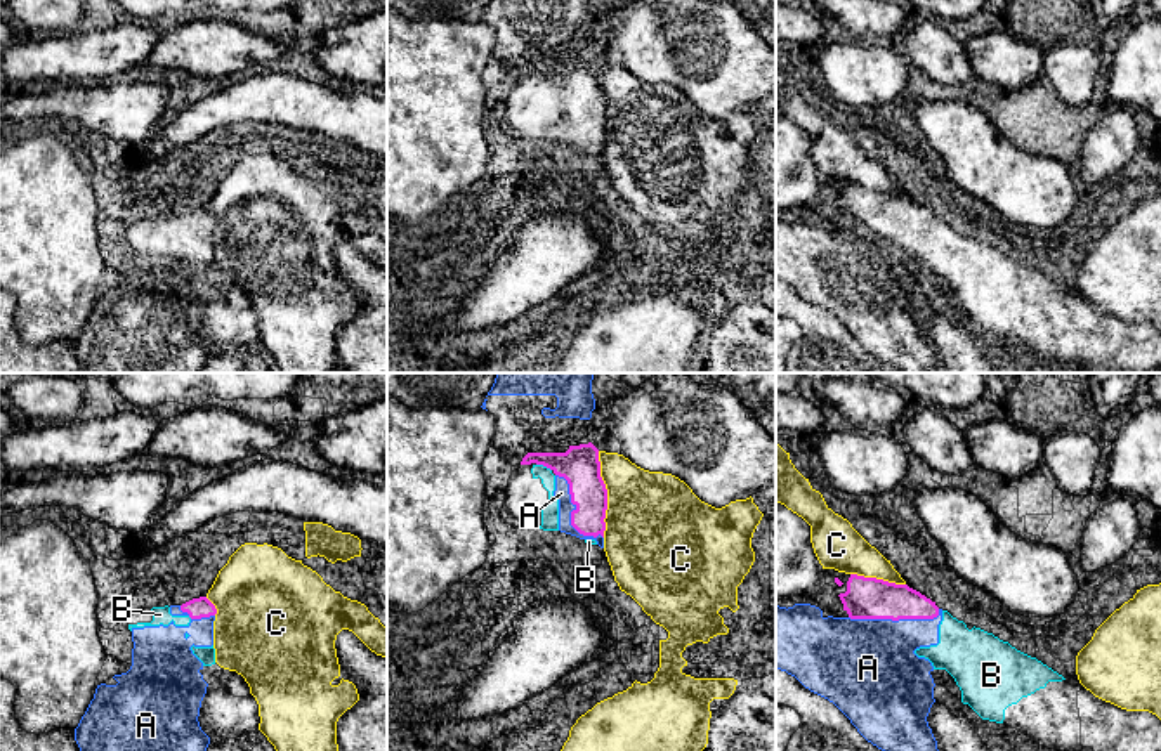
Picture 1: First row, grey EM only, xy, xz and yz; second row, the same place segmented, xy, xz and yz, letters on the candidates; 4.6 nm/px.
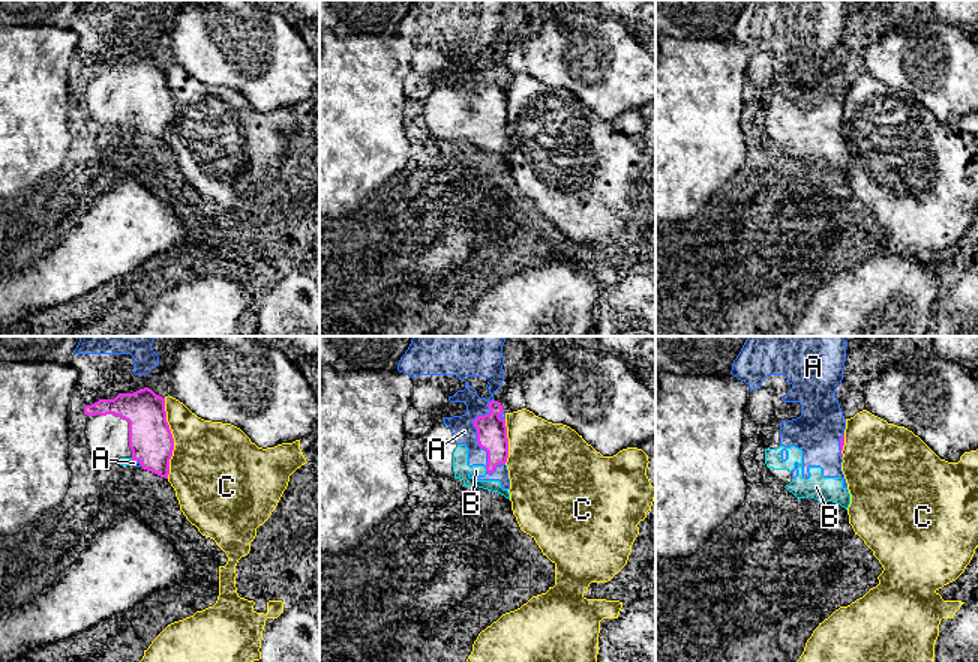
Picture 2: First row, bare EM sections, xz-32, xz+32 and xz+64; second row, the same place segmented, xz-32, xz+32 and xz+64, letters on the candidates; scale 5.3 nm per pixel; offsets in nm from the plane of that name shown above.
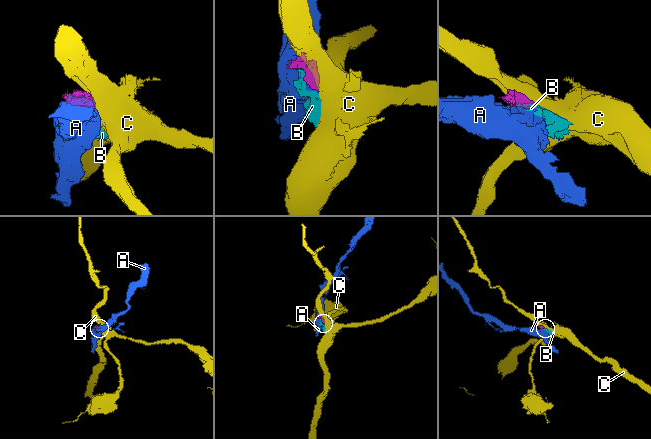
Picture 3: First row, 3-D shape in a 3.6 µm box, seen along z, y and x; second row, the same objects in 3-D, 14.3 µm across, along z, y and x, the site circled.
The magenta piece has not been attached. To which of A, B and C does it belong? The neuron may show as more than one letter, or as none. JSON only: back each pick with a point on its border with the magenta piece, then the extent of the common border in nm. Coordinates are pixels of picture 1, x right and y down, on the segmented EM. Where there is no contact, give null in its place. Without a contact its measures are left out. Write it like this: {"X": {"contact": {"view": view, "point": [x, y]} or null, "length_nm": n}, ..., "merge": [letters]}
{"B": {"contact": {"view": "xz", "point": [544, 465]}, "length_nm": 80}, "merge": ["B"]}

